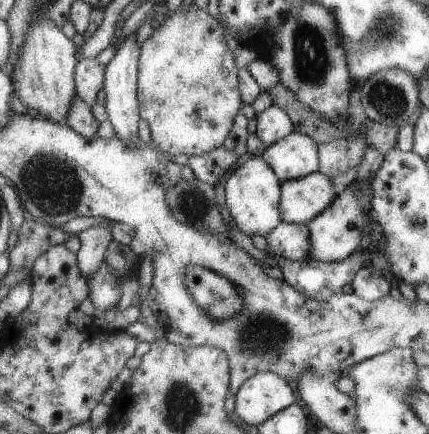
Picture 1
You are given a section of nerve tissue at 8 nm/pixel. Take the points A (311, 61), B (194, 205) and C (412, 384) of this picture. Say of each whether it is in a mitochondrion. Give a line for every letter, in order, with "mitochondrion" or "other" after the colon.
A: mitochondrion
B: mitochondrion
C: other

